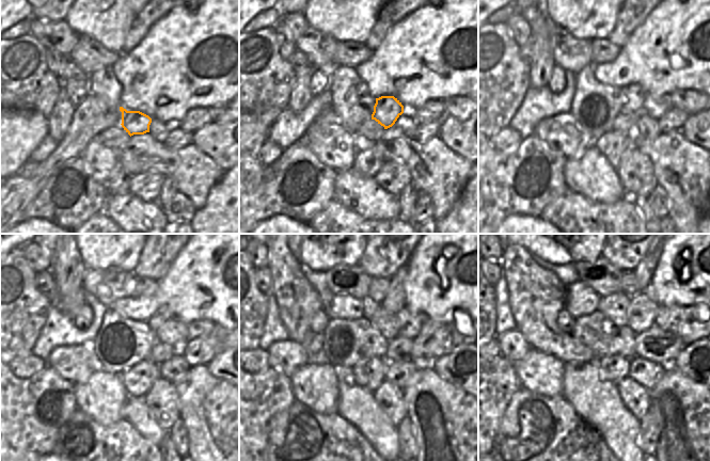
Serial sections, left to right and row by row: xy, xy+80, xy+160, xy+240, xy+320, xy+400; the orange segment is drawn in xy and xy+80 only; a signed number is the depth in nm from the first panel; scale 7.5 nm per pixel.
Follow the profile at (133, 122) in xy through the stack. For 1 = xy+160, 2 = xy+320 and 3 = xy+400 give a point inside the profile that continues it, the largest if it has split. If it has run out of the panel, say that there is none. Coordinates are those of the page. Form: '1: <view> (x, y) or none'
1: xy+160 (633, 95)
2: xy+320 (393, 301)
3: xy+400 (644, 271)

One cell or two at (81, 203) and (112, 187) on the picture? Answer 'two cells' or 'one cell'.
two cells

